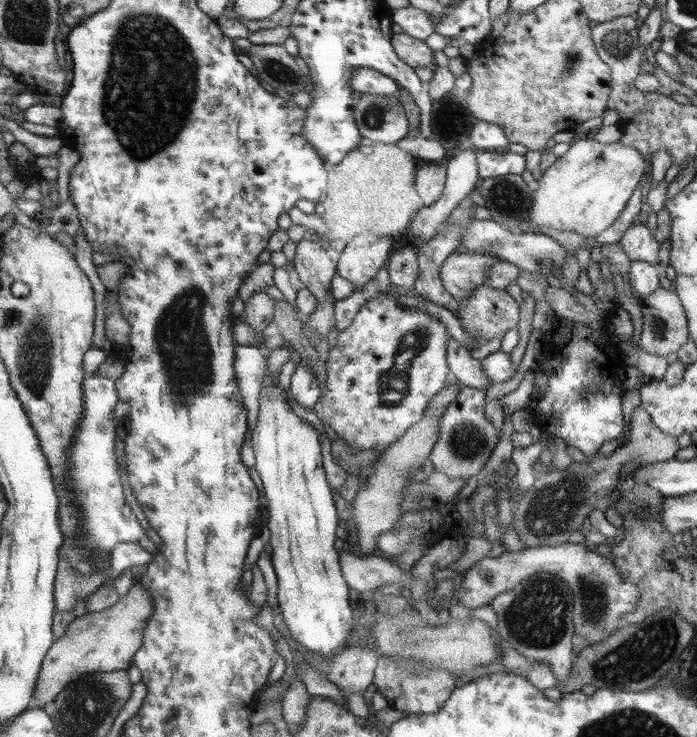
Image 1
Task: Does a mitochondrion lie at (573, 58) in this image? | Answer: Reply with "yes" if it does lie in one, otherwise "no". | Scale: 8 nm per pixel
yes

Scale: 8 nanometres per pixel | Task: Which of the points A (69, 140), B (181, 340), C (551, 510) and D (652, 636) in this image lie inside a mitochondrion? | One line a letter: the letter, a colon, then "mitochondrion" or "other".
A: other
B: mitochondrion
C: mitochondrion
D: mitochondrion

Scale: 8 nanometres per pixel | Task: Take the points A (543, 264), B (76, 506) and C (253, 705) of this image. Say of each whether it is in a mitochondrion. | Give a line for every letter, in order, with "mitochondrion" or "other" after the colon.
A: mitochondrion
B: other
C: other

